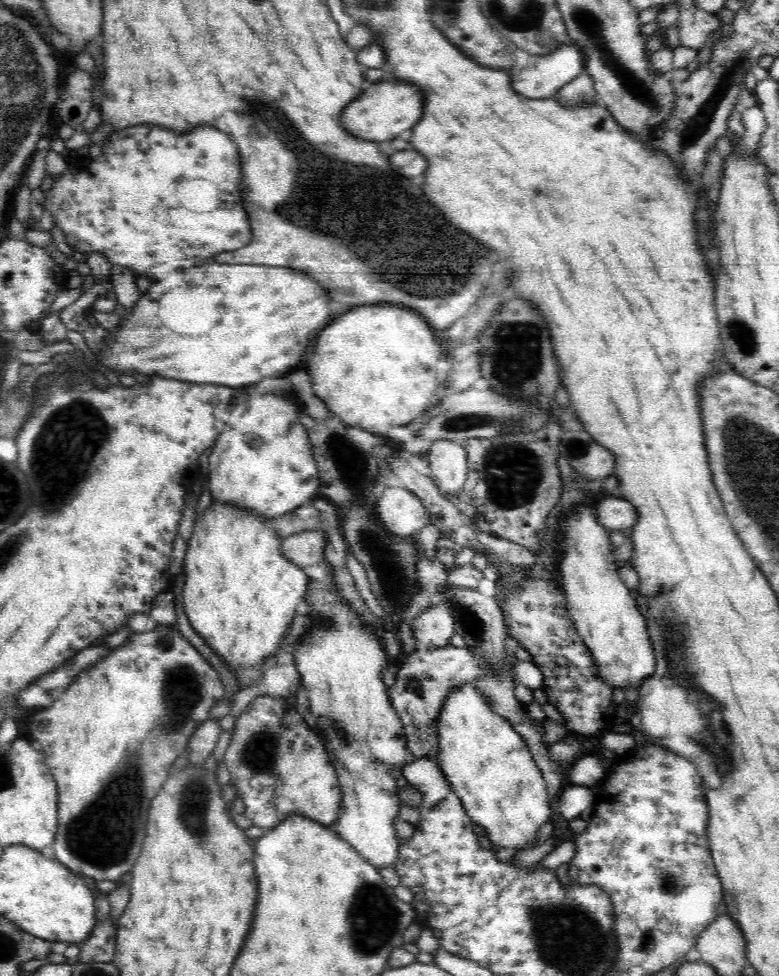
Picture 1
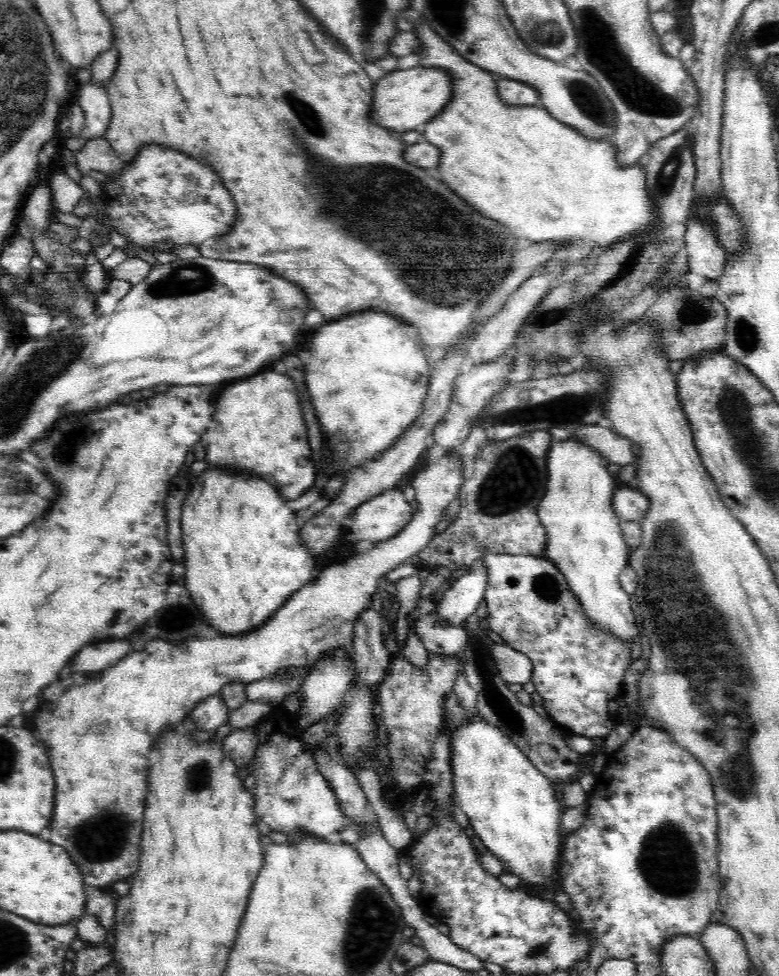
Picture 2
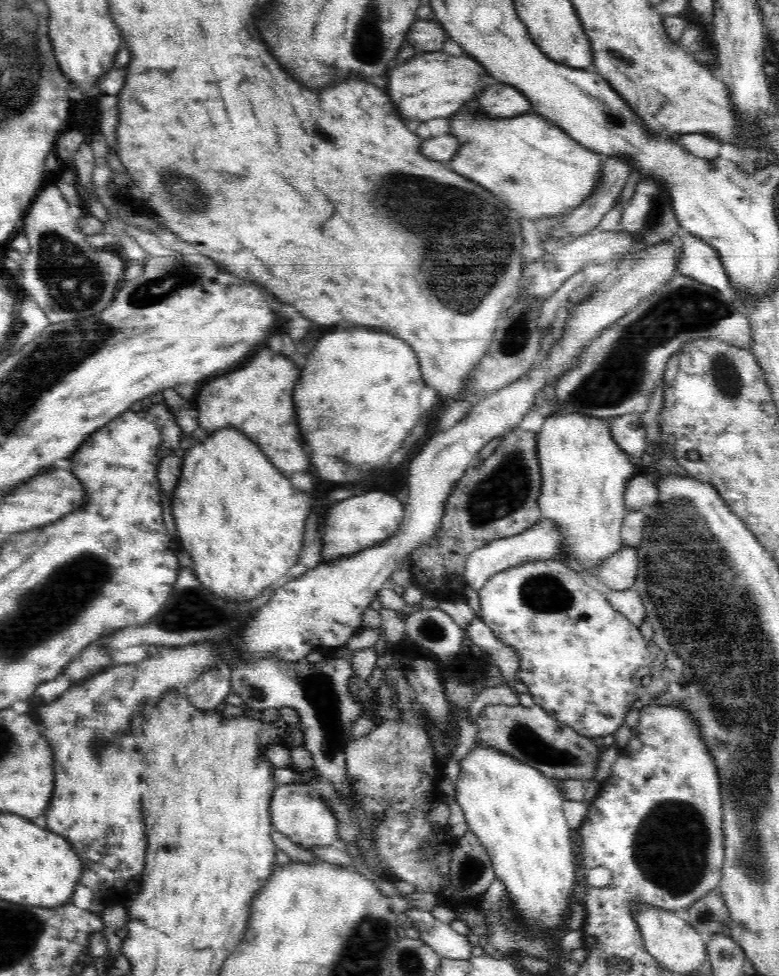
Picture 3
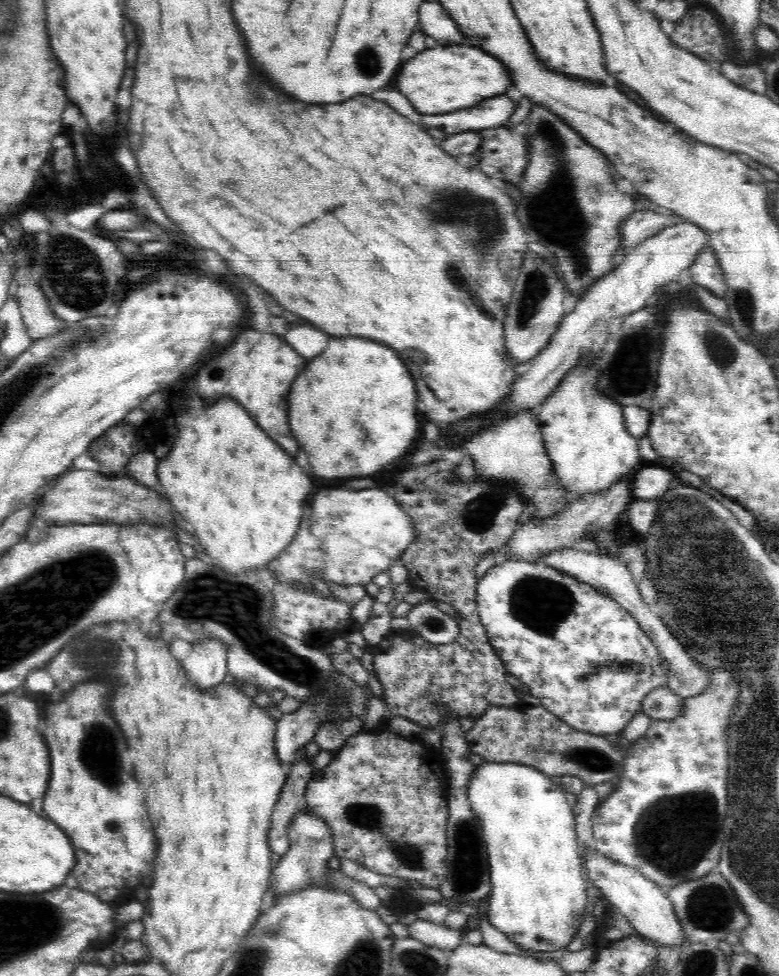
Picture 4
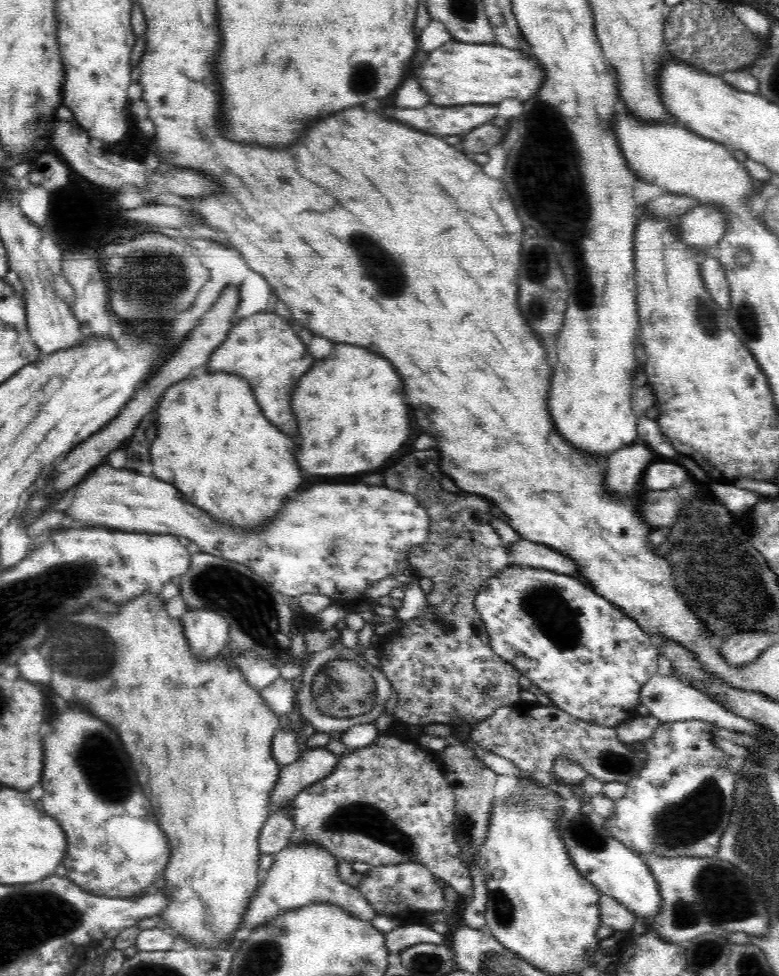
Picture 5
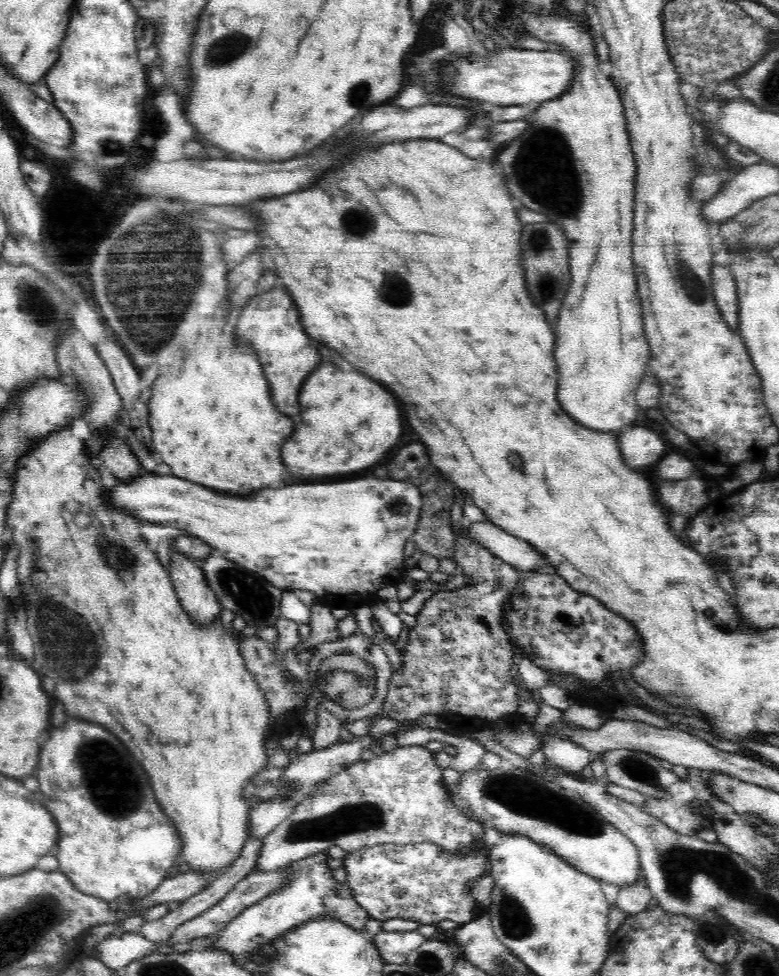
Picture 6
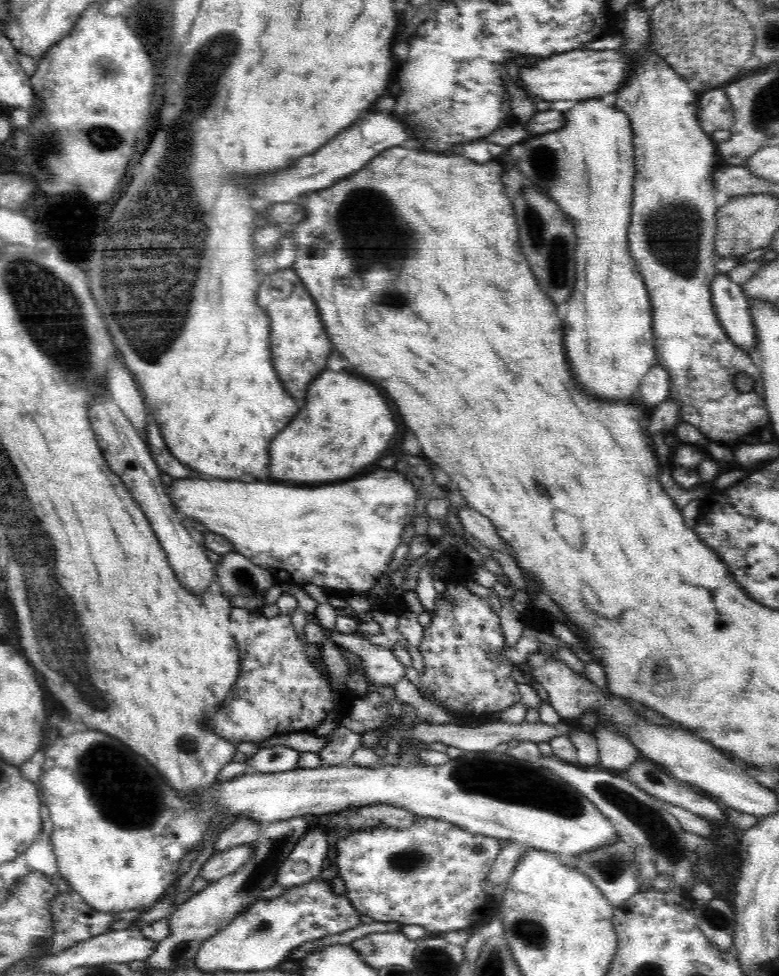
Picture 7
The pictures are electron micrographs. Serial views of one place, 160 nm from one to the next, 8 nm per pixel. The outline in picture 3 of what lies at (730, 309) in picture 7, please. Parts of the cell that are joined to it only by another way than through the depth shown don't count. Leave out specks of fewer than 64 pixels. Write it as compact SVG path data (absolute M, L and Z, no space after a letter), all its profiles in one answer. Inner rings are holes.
M690 233L682 234L681 239L684 245L679 264L681 274L716 290L730 293L730 279L718 252Z

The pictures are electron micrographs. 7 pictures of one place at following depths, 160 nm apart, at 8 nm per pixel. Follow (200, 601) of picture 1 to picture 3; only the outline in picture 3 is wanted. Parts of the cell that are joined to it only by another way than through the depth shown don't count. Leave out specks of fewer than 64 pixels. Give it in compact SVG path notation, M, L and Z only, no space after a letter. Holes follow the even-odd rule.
M220 430L202 444L196 444L184 458L180 482L170 505L177 528L176 539L194 562L193 572L198 582L218 598L254 602L268 586L284 578L298 562L306 516L312 511L310 498L298 490L290 477L280 476L261 447L238 430Z

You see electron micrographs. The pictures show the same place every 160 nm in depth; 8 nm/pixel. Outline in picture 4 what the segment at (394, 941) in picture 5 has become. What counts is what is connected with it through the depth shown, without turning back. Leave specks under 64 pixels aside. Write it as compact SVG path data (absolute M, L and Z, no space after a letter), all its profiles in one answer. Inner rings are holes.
M418 919L410 922L408 931L410 938L438 949L450 949L452 951L462 944L458 930L450 929L444 924L439 925Z

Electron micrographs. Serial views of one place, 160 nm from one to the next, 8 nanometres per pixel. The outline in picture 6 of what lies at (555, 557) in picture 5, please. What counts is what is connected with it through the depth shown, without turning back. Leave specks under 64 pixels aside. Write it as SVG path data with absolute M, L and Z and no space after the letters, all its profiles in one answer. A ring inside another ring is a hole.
M486 520L467 523L466 527L470 537L520 572L533 571L535 568L542 568L548 564L546 558L542 558L526 541L506 533L494 522Z

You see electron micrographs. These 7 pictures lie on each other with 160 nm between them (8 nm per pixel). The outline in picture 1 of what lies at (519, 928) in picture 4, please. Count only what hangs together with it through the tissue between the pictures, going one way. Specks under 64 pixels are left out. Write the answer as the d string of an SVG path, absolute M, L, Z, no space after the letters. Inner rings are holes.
M466 683L452 690L440 709L437 763L468 816L485 828L487 844L502 848L533 843L539 826L550 821L552 804L544 775L508 719L494 713L476 685Z

